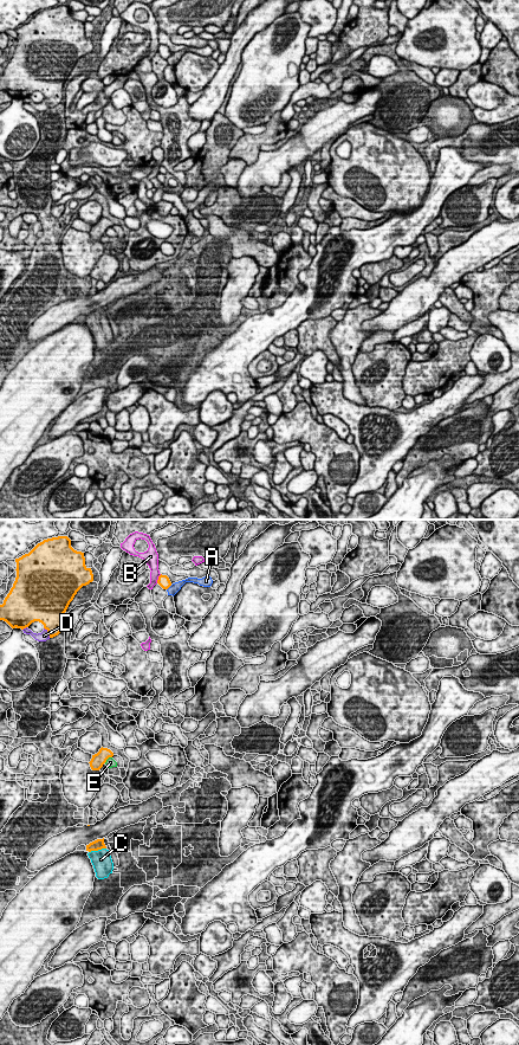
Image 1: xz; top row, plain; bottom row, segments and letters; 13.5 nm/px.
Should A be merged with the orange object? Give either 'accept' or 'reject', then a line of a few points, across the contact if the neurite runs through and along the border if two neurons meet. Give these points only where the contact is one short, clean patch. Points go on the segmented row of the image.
reject | xz (172, 585), (167, 589)

